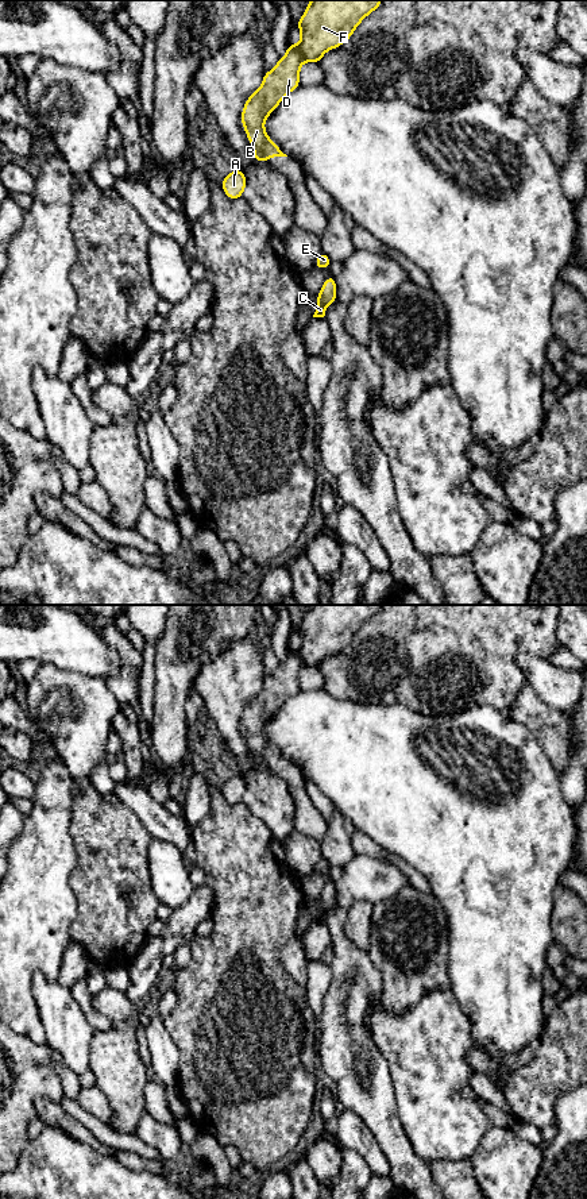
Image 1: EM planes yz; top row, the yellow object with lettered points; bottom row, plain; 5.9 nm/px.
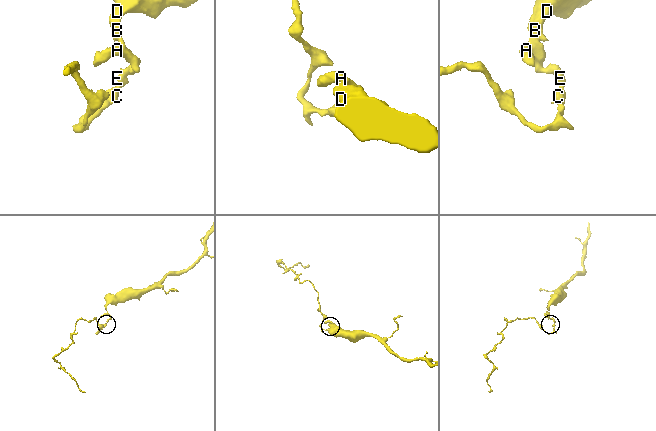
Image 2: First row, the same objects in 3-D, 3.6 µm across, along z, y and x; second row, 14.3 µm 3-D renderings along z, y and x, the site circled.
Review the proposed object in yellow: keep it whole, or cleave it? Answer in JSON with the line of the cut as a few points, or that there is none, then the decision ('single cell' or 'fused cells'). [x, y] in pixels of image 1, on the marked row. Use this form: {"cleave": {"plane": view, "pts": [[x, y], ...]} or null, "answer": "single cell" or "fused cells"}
{"cleave": null, "answer": "single cell"}

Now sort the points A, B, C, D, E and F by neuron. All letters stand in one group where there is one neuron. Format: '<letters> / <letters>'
A B C D E F

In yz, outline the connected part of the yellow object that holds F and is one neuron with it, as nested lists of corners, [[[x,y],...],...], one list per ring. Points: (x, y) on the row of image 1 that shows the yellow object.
[[[312,0],[302,18],[296,23],[301,30],[298,45],[289,45],[286,55],[263,76],[263,82],[246,101],[242,111],[242,124],[248,142],[254,144],[252,155],[258,162],[266,162],[271,157],[287,157],[277,143],[269,139],[263,123],[279,105],[285,96],[300,86],[300,69],[302,62],[318,63],[323,55],[347,42],[360,22],[381,5],[382,0]]]

